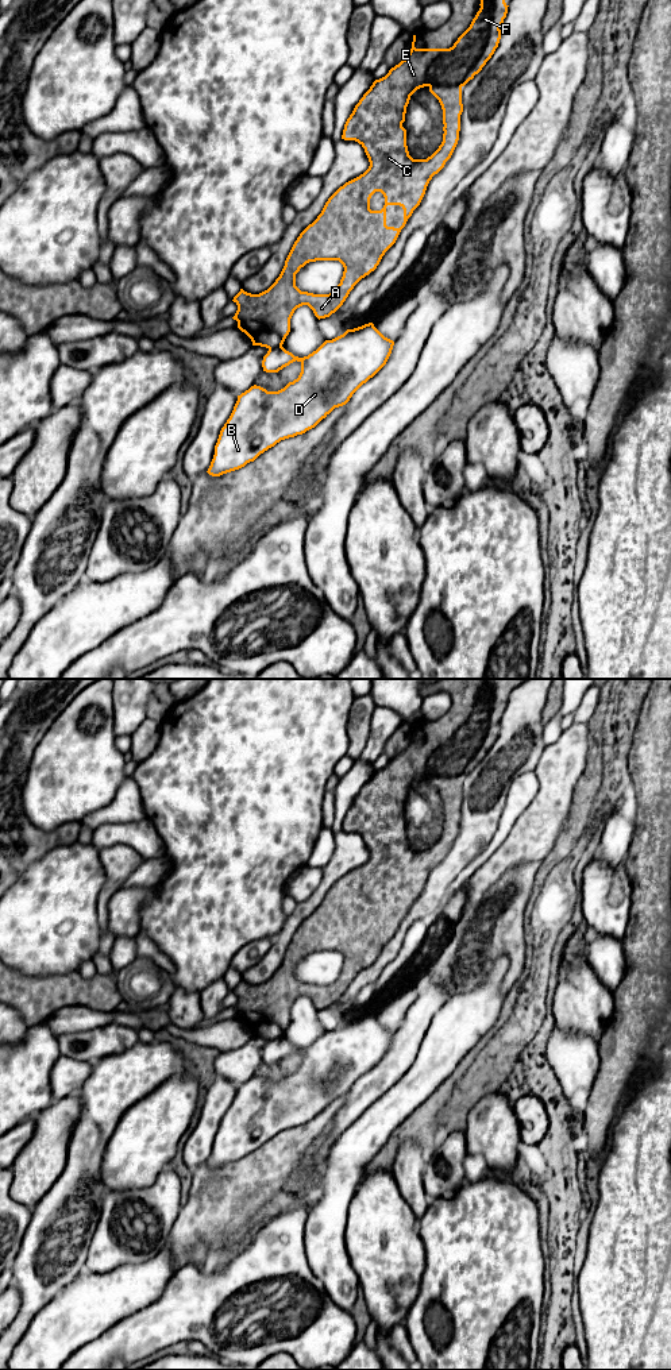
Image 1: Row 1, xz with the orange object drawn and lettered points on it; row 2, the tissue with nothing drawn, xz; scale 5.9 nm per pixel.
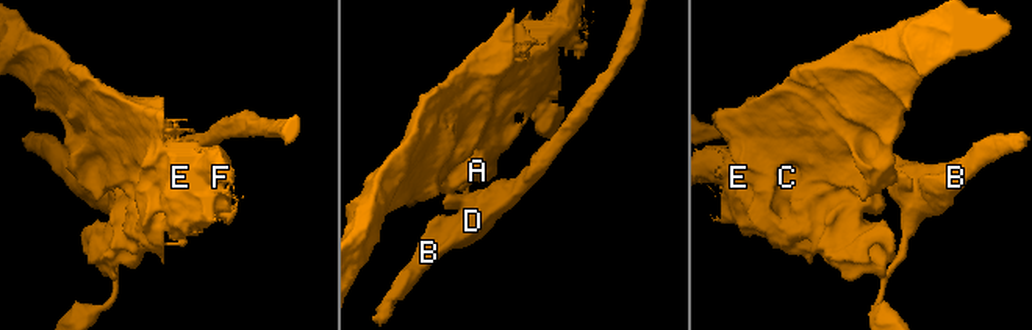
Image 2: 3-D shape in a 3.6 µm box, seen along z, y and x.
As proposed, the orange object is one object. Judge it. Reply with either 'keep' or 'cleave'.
cleave

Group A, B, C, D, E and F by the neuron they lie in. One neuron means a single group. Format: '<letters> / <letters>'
A C E F / B D

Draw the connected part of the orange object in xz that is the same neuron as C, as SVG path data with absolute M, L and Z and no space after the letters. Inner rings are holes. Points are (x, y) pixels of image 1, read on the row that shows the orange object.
M481 0L479 5L470 27L450 49L416 49L416 35L413 35L406 58L392 67L385 77L375 80L355 105L344 124L342 139L358 142L365 148L370 166L328 198L317 219L294 242L279 277L267 290L251 294L240 289L234 297L238 310L232 319L251 339L252 346L269 350L282 347L290 332L290 319L302 305L308 305L319 320L329 317L343 305L354 286L377 269L385 252L396 243L408 219L420 205L429 181L444 167L458 144L463 112L462 88L482 70L498 47L500 28L509 5L505 0ZM424 86L429 88L441 105L444 134L441 144L431 157L413 159L408 151L406 130L402 123L410 96ZM375 192L381 192L385 197L381 211L370 209L370 198ZM387 205L400 205L404 209L404 223L400 228L386 225ZM316 261L339 261L344 267L340 283L329 294L301 292L296 286L296 274L300 269Z

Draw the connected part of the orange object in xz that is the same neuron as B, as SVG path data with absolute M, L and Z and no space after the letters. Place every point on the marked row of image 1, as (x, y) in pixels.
M369 323L347 329L332 340L325 340L316 351L304 358L294 356L284 347L269 350L262 360L263 371L278 373L297 360L301 363L298 378L278 391L267 391L254 385L238 395L234 410L220 431L207 472L220 476L239 470L281 440L315 428L335 408L346 405L352 394L386 364L393 346L393 340L385 337L373 323Z

